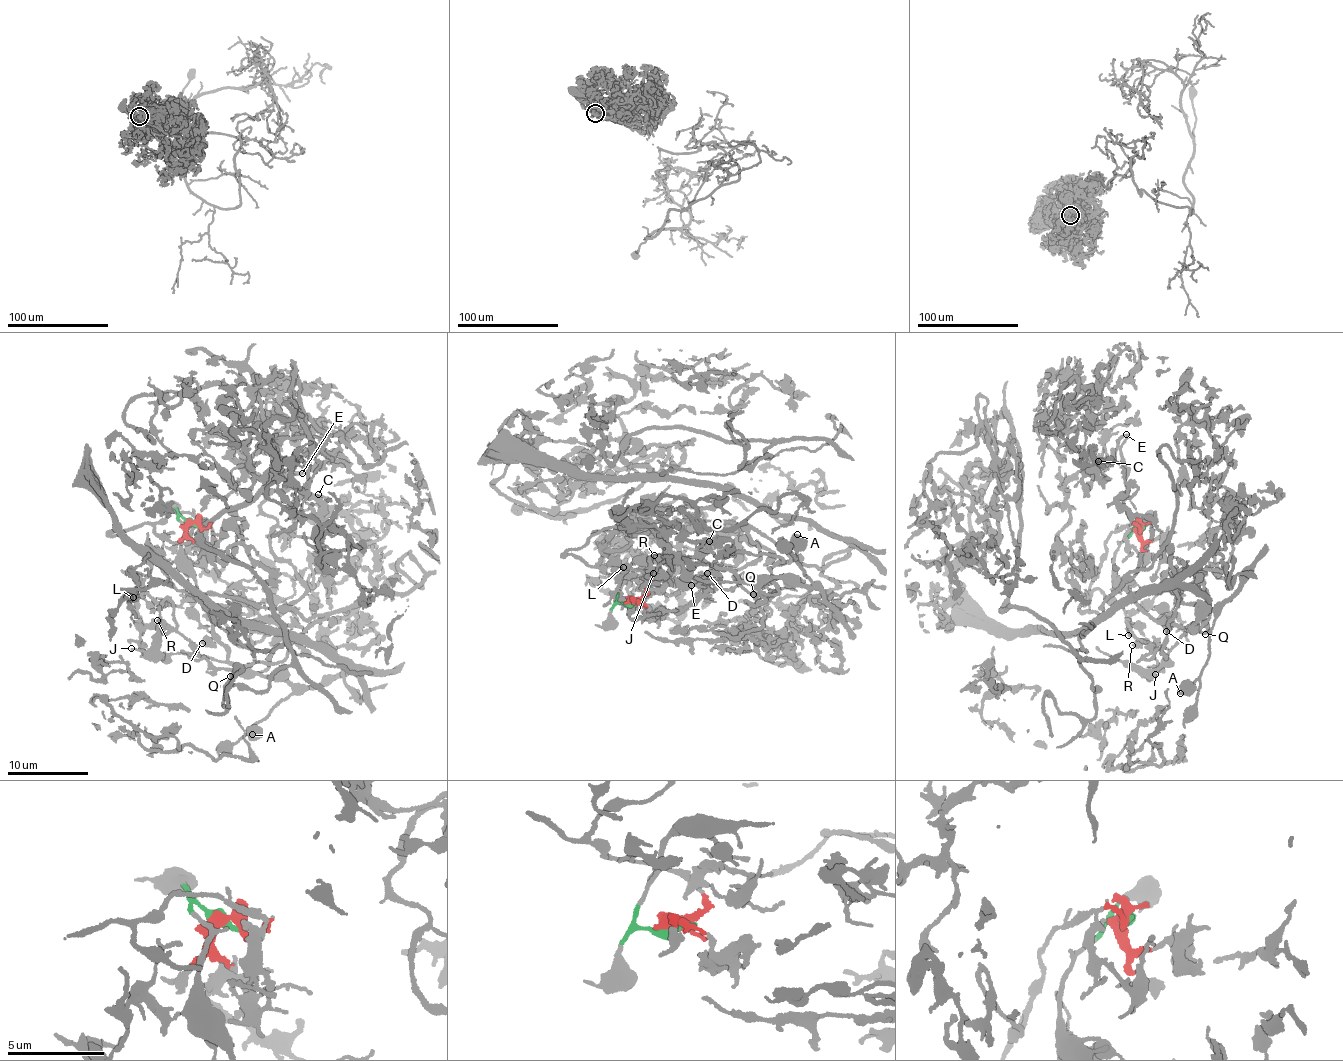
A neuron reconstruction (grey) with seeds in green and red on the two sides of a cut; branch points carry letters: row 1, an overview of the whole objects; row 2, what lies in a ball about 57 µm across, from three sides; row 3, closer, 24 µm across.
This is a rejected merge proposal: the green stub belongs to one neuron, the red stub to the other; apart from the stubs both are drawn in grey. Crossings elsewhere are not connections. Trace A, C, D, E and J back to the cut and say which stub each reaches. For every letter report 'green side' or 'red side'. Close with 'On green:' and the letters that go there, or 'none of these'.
A: green side
C: red side
D: green side
E: red side
J: green side
On green: A, D, J

